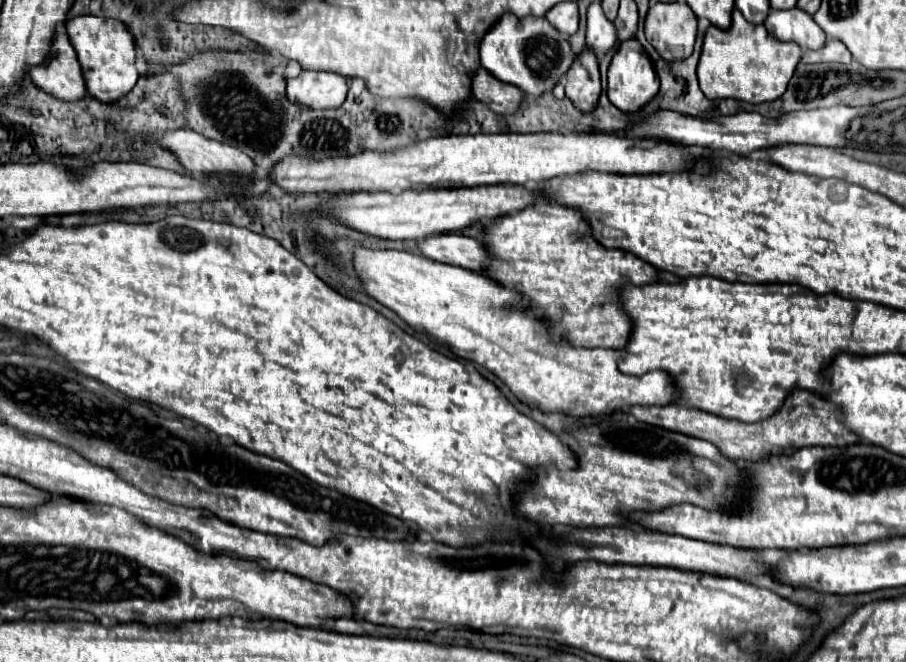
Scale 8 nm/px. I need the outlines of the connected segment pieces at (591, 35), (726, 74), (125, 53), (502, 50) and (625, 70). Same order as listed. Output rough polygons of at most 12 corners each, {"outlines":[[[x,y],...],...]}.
{"outlines":[[[601,2],[587,8],[587,44],[603,56],[617,42]],[[733,10],[697,66],[707,98],[779,98],[801,58]],[[111,18],[65,28],[89,94],[115,102],[135,86],[135,40]],[[507,12],[481,40],[481,66],[533,96],[571,62],[545,18]],[[637,38],[609,64],[609,100],[639,110],[659,90]]]}

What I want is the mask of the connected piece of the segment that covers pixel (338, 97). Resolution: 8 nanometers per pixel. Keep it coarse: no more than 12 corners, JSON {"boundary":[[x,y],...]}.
{"boundary":[[303,70],[287,94],[315,110],[339,108],[349,78]]}

